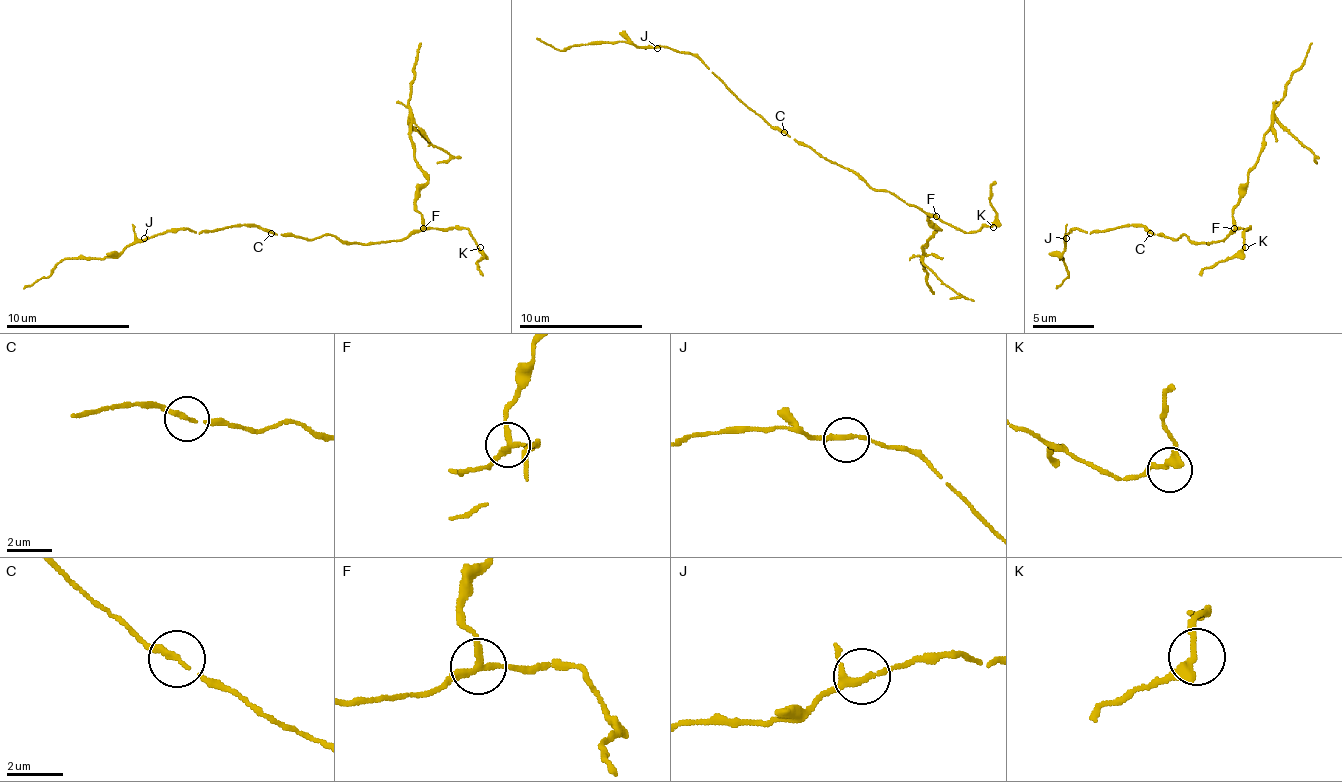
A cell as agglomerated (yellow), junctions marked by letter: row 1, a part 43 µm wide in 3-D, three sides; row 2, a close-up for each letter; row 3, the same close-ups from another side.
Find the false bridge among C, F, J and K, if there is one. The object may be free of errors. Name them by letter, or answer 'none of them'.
F

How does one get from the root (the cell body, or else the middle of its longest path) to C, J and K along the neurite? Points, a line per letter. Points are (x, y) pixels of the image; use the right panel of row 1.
C: (1177, 238), (1150, 232)
J: (1177, 238), (1156, 235), (1143, 226), (1116, 226), (1091, 232), (1072, 229), (1066, 238)
K: (1177, 238), (1187, 235), (1193, 241), (1208, 244), (1221, 241), (1233, 229), (1248, 229), (1245, 232), (1245, 247)

